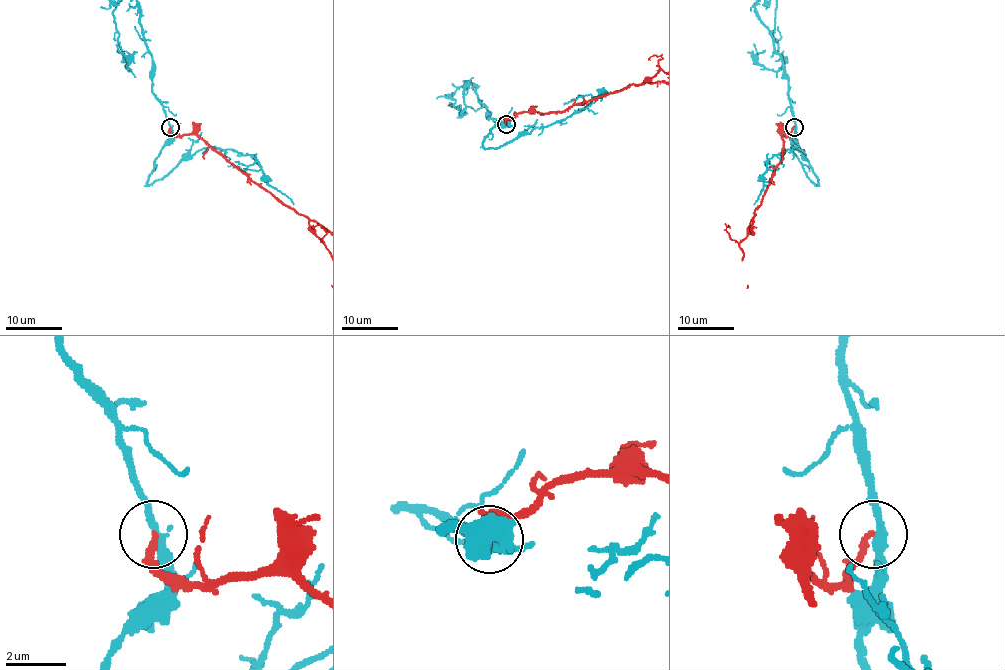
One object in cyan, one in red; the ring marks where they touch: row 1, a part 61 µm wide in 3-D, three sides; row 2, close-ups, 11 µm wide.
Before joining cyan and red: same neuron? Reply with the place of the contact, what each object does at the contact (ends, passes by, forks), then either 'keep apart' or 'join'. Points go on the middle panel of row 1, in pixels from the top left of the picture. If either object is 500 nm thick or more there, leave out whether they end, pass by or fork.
(506, 124) | cyan passes by | red ends | keep apart

